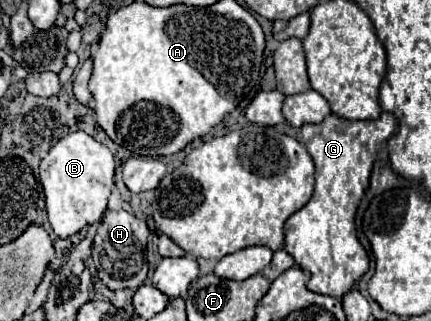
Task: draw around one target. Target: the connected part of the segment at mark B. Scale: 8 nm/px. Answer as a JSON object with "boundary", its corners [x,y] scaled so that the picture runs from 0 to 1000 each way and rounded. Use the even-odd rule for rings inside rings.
{"boundary":[[[197,408],[160,414],[137,433],[95,502],[90,558],[104,589],[104,651],[132,738],[151,745],[193,707],[234,682],[262,589],[267,495],[262,477]]]}

